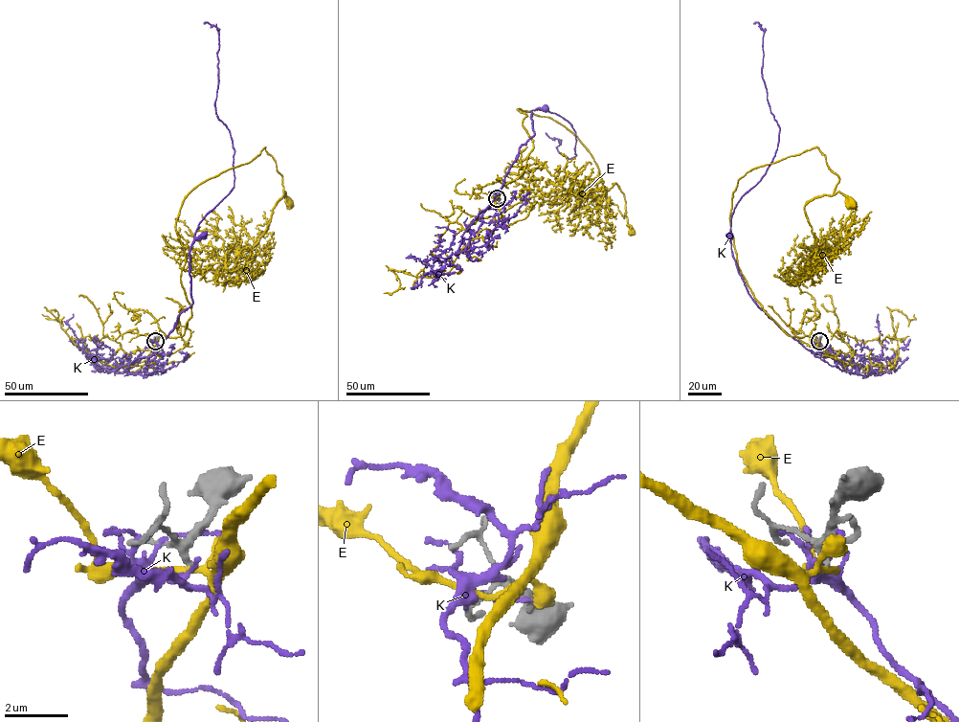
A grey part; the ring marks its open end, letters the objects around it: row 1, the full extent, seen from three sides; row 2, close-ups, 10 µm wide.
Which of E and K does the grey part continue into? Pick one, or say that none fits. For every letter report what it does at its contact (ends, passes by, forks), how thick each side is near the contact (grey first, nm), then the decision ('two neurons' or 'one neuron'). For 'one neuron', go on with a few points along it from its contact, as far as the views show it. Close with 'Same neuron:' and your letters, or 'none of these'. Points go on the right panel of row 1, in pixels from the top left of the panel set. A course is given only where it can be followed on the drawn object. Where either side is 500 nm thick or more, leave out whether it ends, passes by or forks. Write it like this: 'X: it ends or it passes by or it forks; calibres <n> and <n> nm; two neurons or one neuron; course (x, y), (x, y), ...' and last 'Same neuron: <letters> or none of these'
E: it forks; calibres 190 and 150 nm; two neurons
K: it ends; calibres 240 and 130 nm; two neurons
Same neuron: none of these

